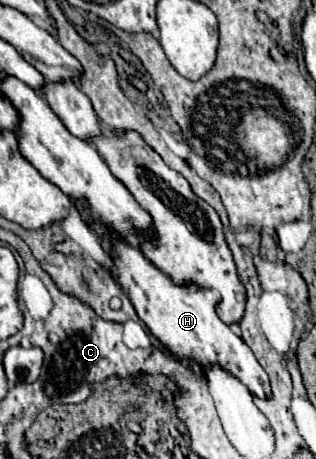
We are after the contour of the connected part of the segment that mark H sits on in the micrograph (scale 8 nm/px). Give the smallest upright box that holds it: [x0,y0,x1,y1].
[103,232,271,398]

